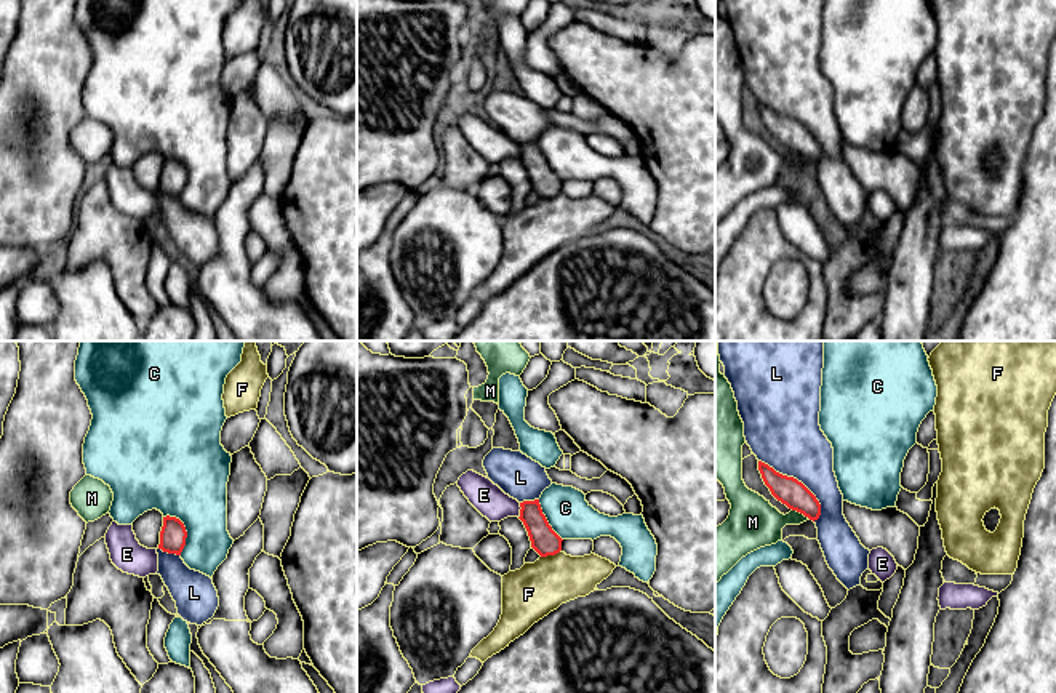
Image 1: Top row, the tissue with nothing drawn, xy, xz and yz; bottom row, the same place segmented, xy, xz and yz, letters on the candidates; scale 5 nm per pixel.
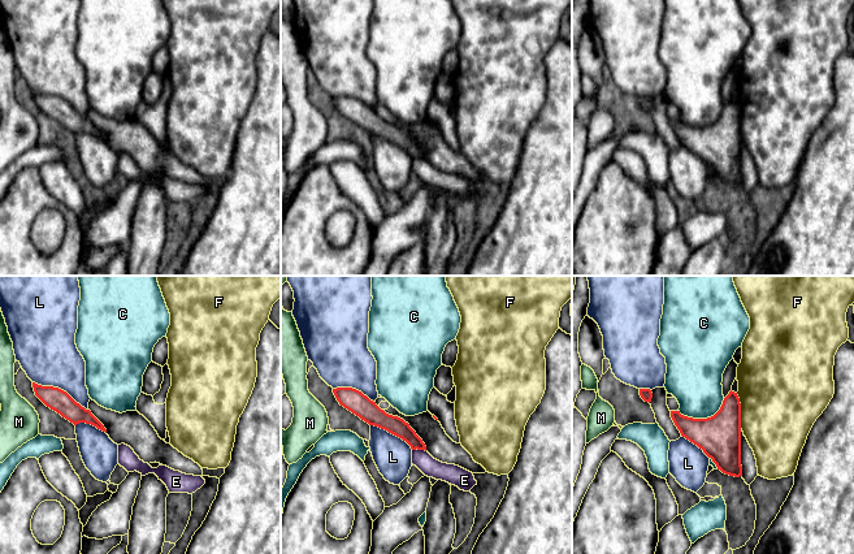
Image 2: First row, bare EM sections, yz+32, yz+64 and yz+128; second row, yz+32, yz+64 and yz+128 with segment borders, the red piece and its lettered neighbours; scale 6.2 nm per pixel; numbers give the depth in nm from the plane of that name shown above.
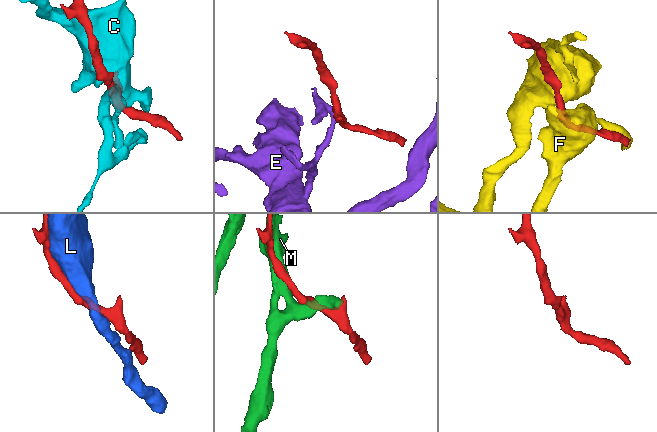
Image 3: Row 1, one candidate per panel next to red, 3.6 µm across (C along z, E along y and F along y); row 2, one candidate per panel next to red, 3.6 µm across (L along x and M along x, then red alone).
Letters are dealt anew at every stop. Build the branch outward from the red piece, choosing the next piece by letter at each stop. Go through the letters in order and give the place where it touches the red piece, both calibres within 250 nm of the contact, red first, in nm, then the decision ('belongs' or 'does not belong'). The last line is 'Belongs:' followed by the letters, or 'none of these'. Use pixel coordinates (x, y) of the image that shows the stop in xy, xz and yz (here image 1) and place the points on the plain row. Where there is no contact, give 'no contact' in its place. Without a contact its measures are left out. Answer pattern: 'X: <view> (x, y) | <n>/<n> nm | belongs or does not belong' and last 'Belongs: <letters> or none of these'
C: xy (186, 173) | 130/380 nm | does not belong
E: xz (520, 152) | 140/160 nm | does not belong
F: xz (551, 196) | 140/280 nm | does not belong
L: yz (796, 120) | 140/380 nm | does not belong
M: yz (800, 154) | 140/260 nm | does not belong
Belongs: none of these

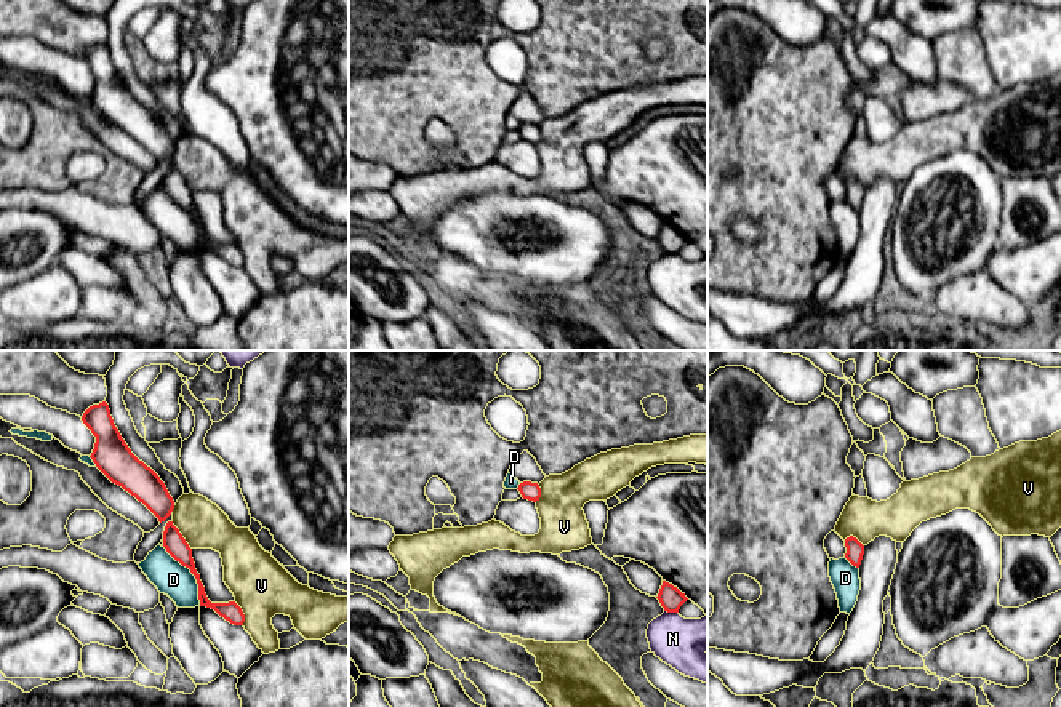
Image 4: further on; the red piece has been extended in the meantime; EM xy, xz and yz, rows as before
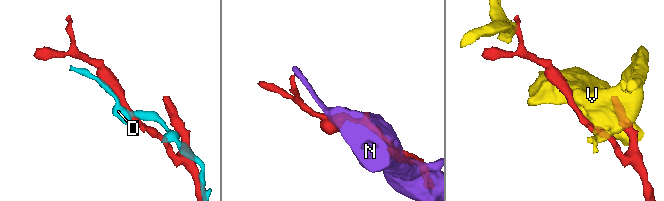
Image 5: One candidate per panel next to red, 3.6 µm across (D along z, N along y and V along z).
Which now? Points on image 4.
D: xy (192, 215) | 110/170 nm | does not belong
N: xz (671, 253) | 120/260 nm | does not belong
V: xy (181, 178) | 110/240 nm | does not belong
Belongs: none of these

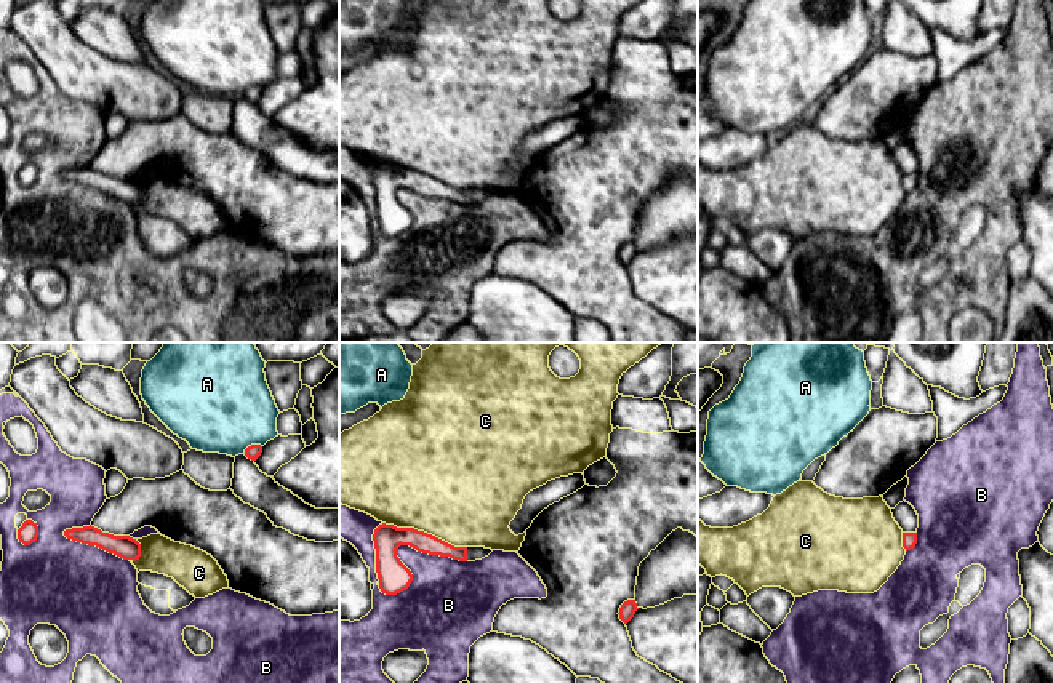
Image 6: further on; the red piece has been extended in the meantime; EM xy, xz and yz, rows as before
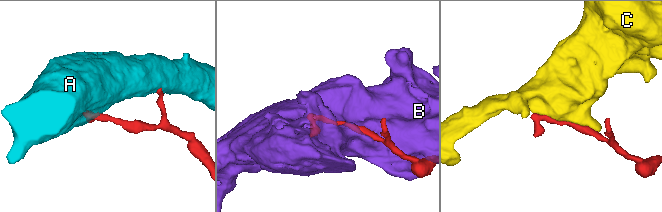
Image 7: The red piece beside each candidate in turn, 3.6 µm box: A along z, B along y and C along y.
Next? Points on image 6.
A: xy (252, 87) | 70/480 nm | does not belong
B: xz (397, 189) | 160/240 nm | does not belong
C: xz (423, 173) | 140/500 nm | does not belong
Belongs: none of these

